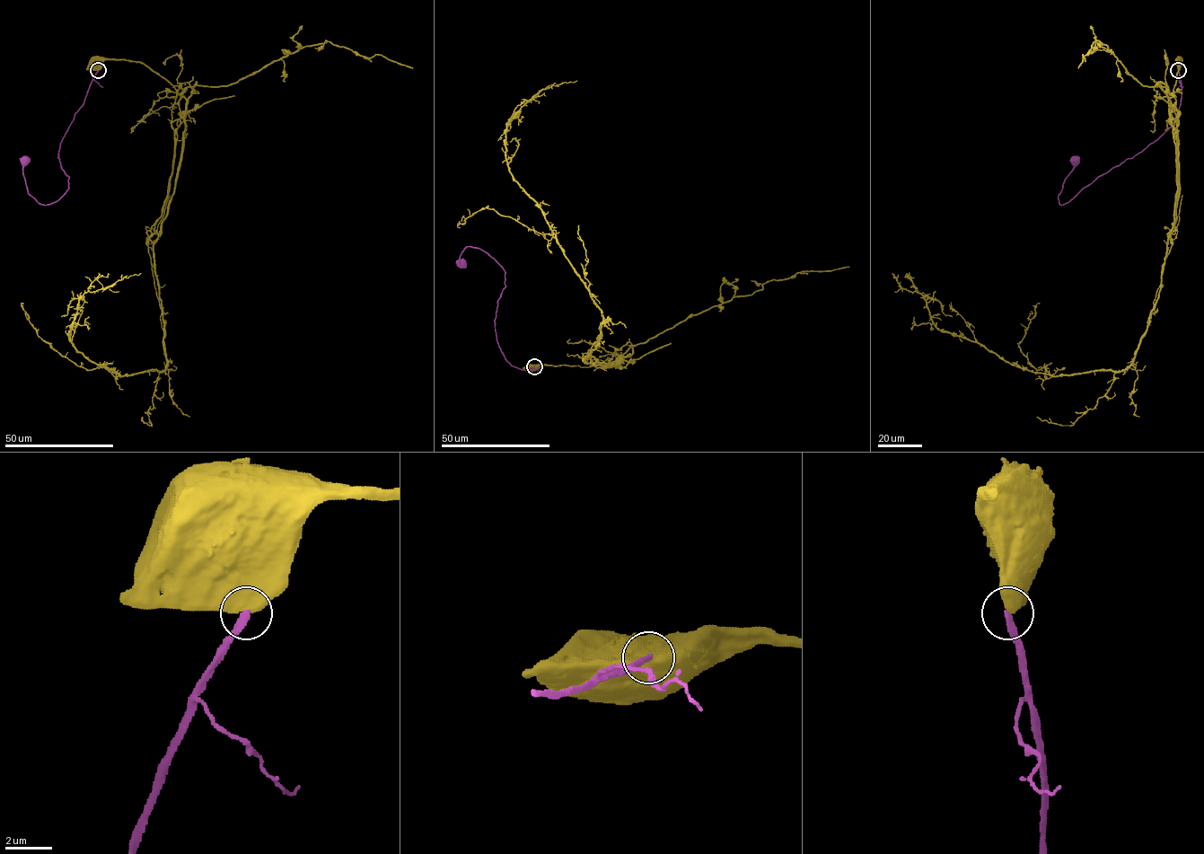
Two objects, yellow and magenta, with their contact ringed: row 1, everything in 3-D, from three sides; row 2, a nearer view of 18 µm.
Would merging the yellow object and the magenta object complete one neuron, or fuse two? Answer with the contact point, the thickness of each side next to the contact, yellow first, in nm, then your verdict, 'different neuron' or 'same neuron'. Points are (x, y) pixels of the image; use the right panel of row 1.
(1178, 70) | 700/280 nm | different neuron

